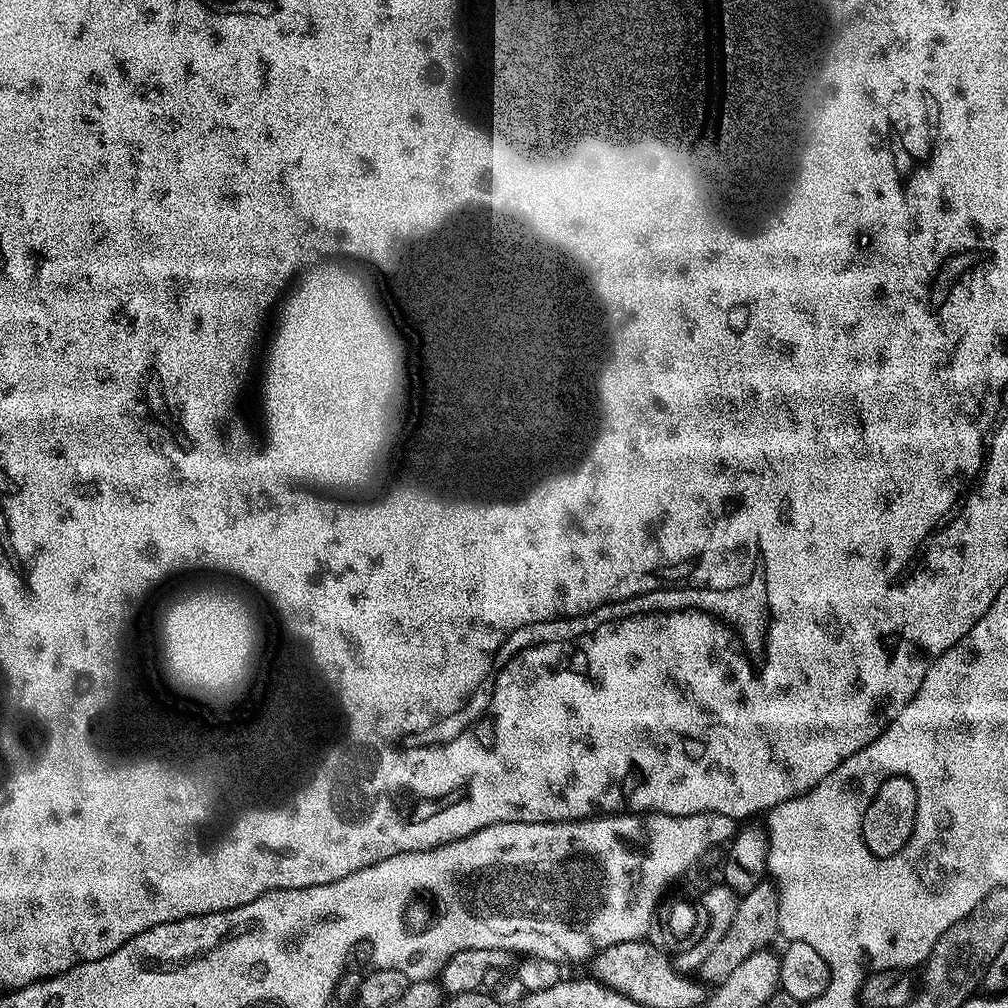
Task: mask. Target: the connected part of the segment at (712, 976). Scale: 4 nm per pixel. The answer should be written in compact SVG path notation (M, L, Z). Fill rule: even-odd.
M766 878L754 886L754 890L743 893L739 897L737 913L730 923L726 934L719 939L710 956L702 962L698 971L699 977L709 985L717 986L728 978L742 960L750 957L756 951L762 951L772 946L780 936L780 923L778 922L778 910L780 909L780 891L771 879Z

